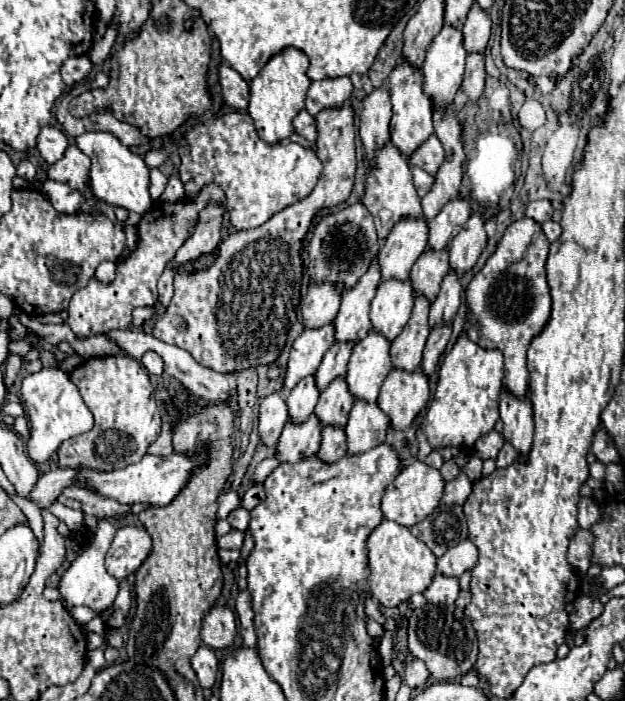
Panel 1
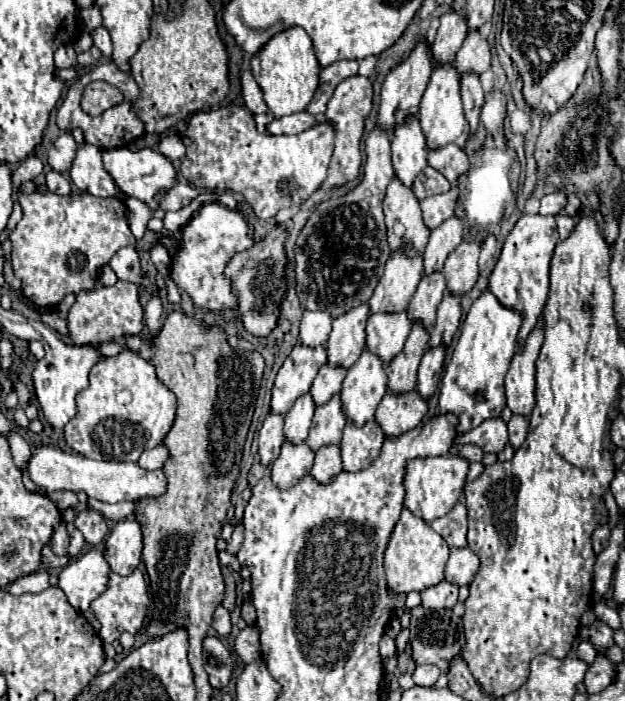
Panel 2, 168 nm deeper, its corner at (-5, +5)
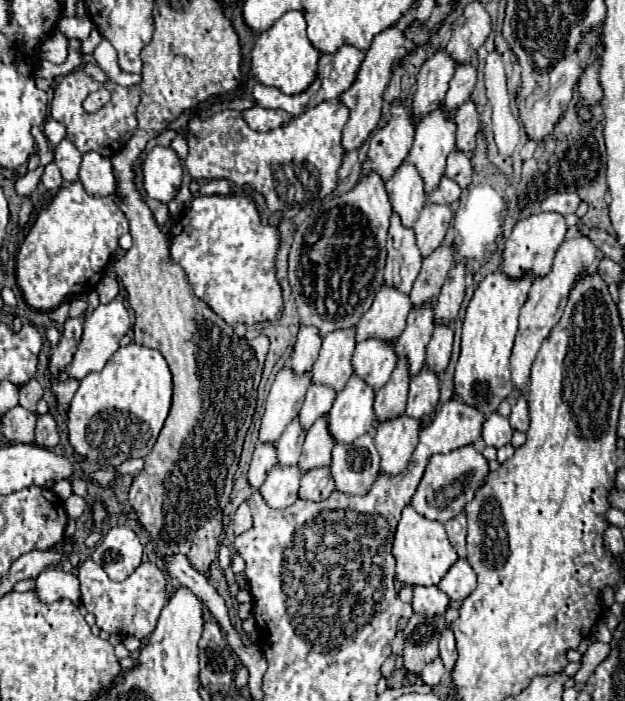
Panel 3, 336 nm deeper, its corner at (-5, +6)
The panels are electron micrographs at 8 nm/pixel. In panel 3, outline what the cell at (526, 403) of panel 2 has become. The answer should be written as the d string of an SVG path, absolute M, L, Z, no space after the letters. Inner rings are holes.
M581 235L577 239L565 239L563 245L555 253L551 271L543 277L533 279L529 297L527 297L523 309L521 309L521 315L519 315L519 333L517 333L517 339L515 339L513 353L511 353L511 379L513 379L515 389L525 389L525 383L529 379L529 369L531 369L531 365L533 365L533 361L539 353L539 347L541 347L543 339L559 323L571 289L587 273L589 265L595 261L597 253L599 253L599 249L585 235Z

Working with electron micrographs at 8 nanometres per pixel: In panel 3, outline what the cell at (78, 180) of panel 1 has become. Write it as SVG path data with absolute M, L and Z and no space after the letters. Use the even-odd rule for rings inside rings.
M95 151L83 155L81 171L79 171L79 181L83 183L85 191L91 197L107 197L115 191L117 181L113 175L111 159L103 157Z

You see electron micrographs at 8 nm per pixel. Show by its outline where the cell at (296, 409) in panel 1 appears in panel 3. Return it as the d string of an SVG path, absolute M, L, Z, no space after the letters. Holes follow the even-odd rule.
M295 419L295 421L289 423L289 427L279 437L279 443L277 443L277 459L279 459L279 465L283 465L283 467L297 465L297 461L301 457L303 441L305 441L305 431L299 425L299 421Z

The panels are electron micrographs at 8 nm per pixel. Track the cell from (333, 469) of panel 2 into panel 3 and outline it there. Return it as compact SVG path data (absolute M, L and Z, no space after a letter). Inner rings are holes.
M329 467L311 469L307 475L301 477L299 497L307 499L307 501L321 501L321 499L327 499L333 491L335 491L335 483L333 483L333 479L331 479Z

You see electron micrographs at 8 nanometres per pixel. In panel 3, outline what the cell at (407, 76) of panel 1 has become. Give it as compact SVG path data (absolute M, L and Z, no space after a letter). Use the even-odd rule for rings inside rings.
M403 161L395 175L385 183L387 195L391 197L393 213L397 213L403 221L403 227L413 227L419 219L419 213L425 205L423 181L409 161Z

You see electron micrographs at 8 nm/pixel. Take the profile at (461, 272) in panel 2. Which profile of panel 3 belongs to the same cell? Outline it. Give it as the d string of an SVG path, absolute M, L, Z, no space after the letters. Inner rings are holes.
M453 265L437 301L435 301L435 325L451 325L459 313L465 297L465 265Z

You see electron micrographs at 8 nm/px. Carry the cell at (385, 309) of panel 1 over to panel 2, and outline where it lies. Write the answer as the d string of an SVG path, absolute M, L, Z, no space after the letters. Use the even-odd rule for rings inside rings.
M407 310L371 314L367 320L367 348L381 360L389 362L403 350L411 326L413 320L409 318Z

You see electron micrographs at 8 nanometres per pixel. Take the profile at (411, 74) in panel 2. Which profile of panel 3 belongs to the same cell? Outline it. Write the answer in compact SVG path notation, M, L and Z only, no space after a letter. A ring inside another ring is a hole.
M395 103L391 113L391 121L371 137L367 157L361 165L367 173L379 173L379 177L383 177L383 183L407 159L415 135L409 105Z

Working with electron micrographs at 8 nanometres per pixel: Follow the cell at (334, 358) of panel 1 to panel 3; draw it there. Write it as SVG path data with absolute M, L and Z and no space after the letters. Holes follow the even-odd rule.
M309 385L307 393L305 393L305 401L303 407L299 411L299 423L303 425L303 429L307 431L319 417L327 415L331 405L335 399L335 391L331 387L325 385Z

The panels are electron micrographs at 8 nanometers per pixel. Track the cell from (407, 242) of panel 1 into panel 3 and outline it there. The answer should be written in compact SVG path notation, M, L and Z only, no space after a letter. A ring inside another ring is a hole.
M383 287L377 293L371 309L361 317L361 321L355 327L357 343L365 339L393 343L399 337L399 333L403 333L403 325L409 311L411 301L405 293L393 287Z

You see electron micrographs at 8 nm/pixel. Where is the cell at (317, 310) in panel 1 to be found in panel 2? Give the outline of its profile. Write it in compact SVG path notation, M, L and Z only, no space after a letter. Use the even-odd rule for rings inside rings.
M303 310L303 320L301 320L301 332L299 338L305 346L319 346L327 342L329 332L331 332L331 314L327 312L309 312Z

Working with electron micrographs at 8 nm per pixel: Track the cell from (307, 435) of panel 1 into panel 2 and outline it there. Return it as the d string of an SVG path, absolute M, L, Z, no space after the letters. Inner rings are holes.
M283 442L279 456L271 464L271 478L279 488L289 488L297 484L307 472L311 472L315 460L315 452L307 444L291 444Z

